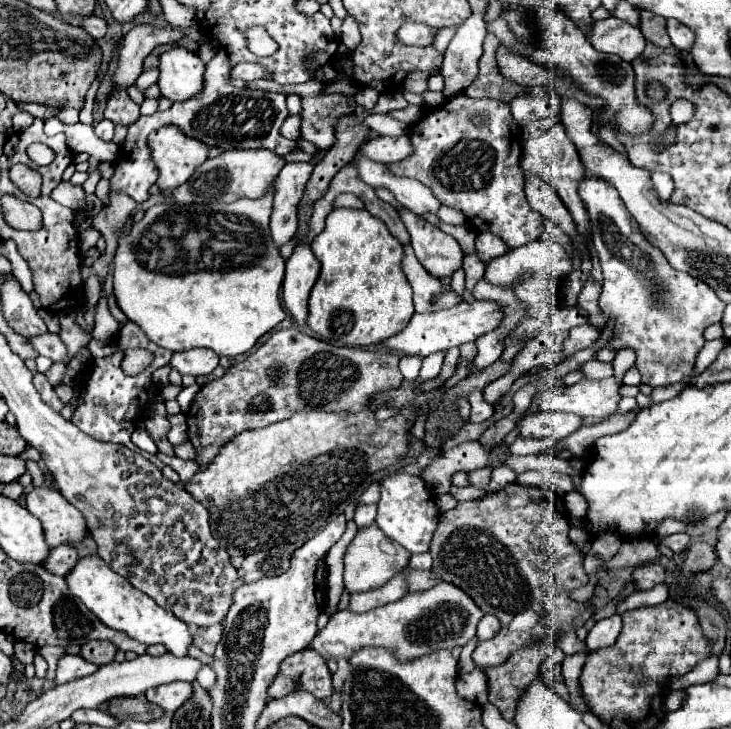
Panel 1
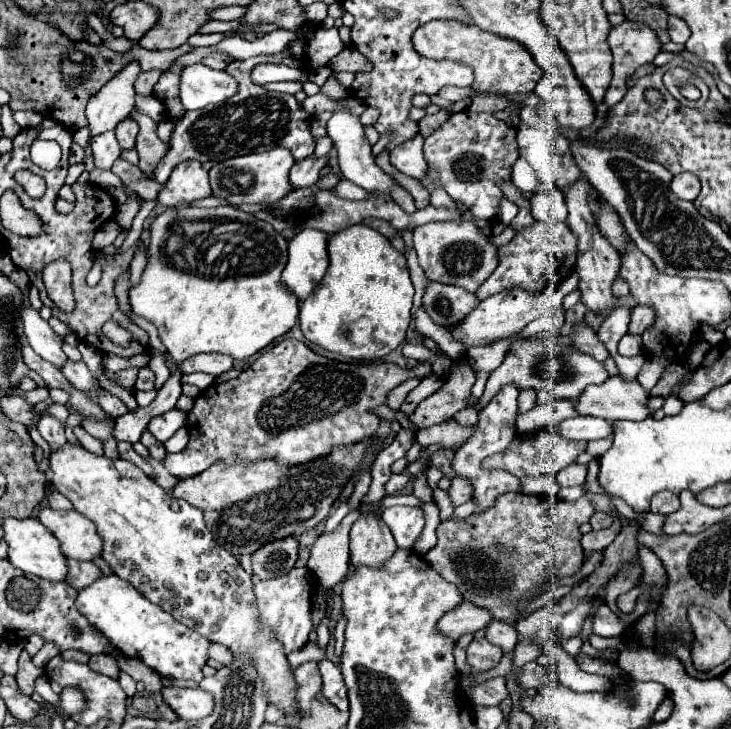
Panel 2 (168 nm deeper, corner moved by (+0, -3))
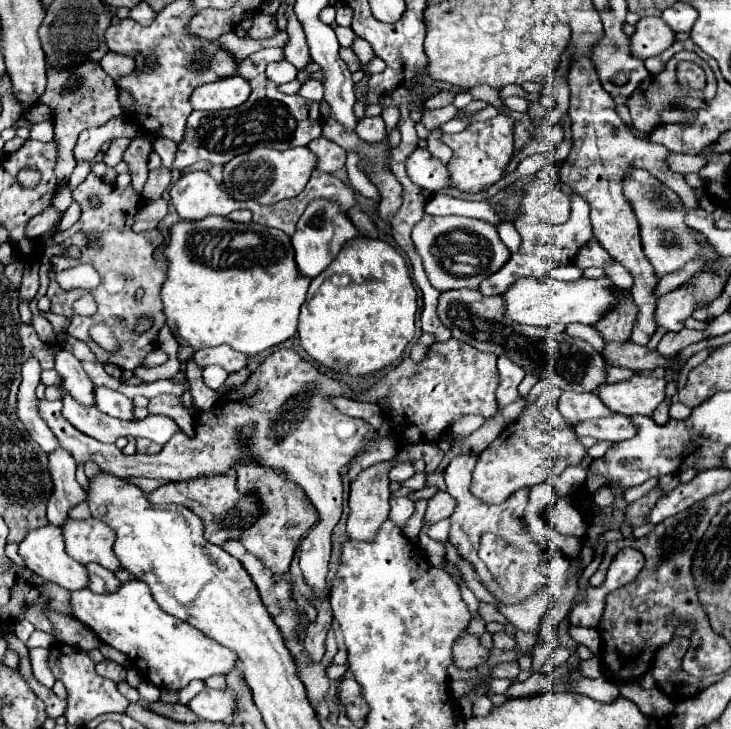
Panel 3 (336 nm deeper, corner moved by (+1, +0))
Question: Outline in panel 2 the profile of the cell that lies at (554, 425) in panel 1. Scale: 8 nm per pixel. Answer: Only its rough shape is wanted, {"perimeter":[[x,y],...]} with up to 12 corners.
{"perimeter":[[592,416],[562,420],[556,432],[568,440],[606,438],[612,422]]}

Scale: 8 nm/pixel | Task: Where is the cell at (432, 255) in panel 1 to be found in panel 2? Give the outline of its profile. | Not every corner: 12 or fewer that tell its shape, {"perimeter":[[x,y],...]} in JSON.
{"perimeter":[[470,220],[416,228],[428,280],[474,292],[496,246]]}

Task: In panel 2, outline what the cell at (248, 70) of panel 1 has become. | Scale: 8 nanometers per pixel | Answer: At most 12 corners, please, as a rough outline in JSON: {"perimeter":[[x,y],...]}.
{"perimeter":[[258,64],[252,70],[254,84],[300,82],[304,92],[317,94],[308,72],[284,64]]}

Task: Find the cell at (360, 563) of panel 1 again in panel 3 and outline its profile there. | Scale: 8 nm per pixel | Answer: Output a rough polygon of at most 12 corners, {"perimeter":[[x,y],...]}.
{"perimeter":[[391,463],[351,481],[347,535],[369,541],[389,513]]}

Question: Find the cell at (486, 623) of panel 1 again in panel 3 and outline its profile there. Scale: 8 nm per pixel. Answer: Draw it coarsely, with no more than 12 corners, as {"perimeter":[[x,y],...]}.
{"perimeter":[[503,631],[493,635],[493,643],[503,651],[517,651],[517,643]]}

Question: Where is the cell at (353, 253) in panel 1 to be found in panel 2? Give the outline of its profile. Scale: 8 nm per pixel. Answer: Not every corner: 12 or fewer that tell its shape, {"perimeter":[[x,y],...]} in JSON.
{"perimeter":[[378,230],[328,238],[306,340],[382,358],[410,326],[406,258]]}

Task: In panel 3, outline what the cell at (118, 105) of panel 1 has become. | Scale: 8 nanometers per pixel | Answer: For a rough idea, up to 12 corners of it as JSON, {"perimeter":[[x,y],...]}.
{"perimeter":[[135,137],[123,153],[133,177],[131,185],[141,193],[149,175],[151,141]]}

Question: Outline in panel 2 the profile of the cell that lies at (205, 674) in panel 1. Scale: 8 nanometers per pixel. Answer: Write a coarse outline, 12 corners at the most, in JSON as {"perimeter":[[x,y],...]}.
{"perimeter":[[102,574],[78,610],[158,674],[202,682],[208,638]]}

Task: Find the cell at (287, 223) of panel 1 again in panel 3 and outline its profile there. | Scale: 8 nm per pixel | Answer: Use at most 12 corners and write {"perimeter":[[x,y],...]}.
{"perimeter":[[327,137],[307,145],[319,159],[317,169],[335,173],[347,153]]}

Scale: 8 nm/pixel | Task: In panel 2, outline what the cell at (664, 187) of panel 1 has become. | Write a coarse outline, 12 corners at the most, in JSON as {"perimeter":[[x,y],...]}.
{"perimeter":[[676,174],[670,190],[680,200],[694,200],[700,182],[694,174]]}

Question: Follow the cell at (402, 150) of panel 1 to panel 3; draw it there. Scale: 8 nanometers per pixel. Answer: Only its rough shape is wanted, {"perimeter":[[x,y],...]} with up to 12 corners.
{"perimeter":[[427,149],[407,159],[411,181],[425,191],[451,187],[451,173]]}

